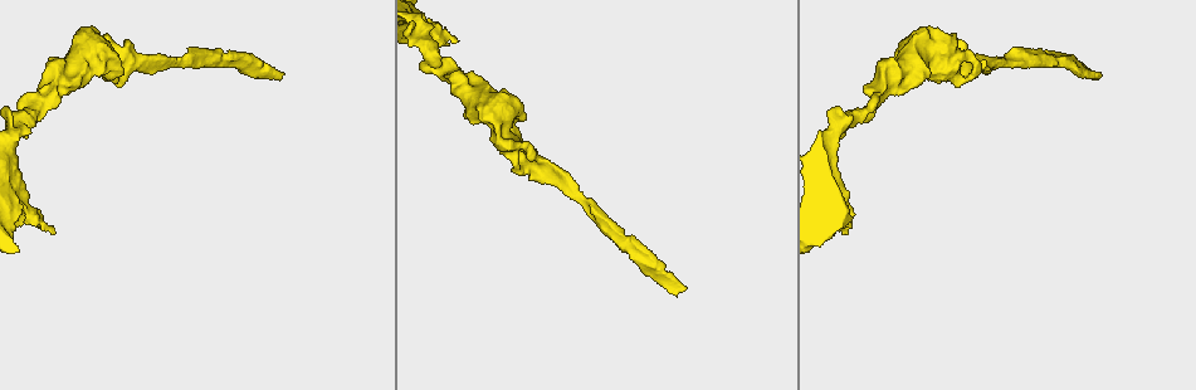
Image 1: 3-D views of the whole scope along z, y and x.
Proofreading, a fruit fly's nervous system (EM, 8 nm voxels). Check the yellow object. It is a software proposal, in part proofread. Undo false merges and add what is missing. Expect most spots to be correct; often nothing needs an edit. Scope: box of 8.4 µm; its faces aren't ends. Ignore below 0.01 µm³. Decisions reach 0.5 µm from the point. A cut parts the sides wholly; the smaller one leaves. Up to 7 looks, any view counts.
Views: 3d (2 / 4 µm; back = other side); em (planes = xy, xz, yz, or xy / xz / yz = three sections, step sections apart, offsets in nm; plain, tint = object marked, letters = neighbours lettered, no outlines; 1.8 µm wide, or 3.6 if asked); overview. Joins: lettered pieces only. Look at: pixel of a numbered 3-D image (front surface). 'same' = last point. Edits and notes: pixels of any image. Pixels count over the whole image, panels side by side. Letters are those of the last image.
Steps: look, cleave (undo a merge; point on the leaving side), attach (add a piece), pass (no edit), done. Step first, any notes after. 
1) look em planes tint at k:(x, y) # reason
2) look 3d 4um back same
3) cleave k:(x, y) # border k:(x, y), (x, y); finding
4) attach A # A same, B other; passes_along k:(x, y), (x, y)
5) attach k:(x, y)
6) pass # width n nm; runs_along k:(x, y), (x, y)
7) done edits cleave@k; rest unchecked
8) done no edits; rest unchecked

look em 3.6um planes letters at 1:(945, 51) # two arms at a narrow angle

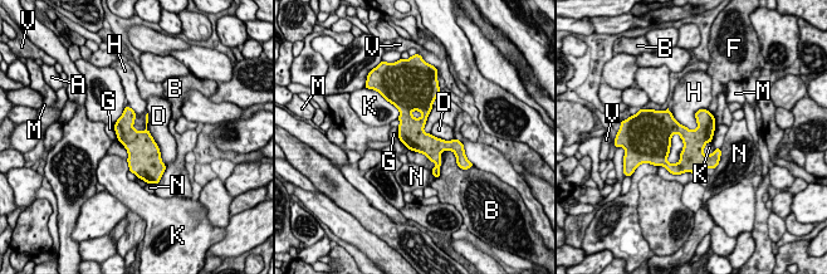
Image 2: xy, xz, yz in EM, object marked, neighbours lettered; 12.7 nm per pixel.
pass # A other, B other, D other, F other, G other, H other, K other, M other, N other, V other; border 2:(668, 108), (691, 130), (706, 109); continuous, no second cell

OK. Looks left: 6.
look 3d 4um at 1:(841, 234) # branch stops here

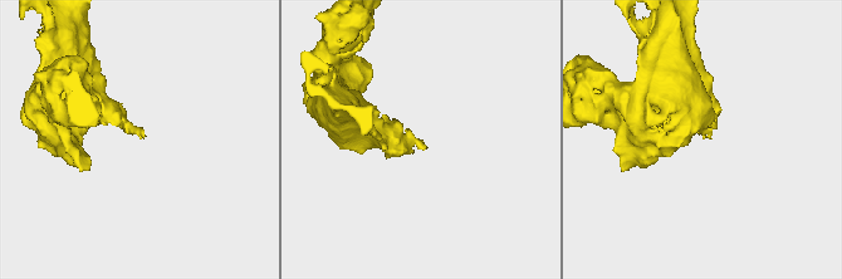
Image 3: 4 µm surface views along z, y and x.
look em planes letters at 3:(421, 139)

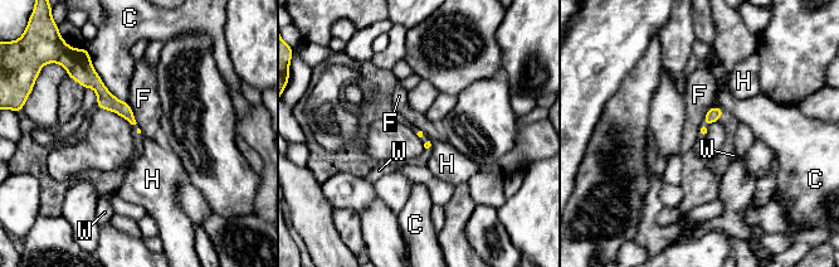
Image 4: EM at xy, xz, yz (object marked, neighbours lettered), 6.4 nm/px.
pass # C other, F other, H other, W other; border 4:(127, 103), (137, 122); none of them fits

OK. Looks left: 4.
look 3d 4um back at 1:(19, 126) # a fork

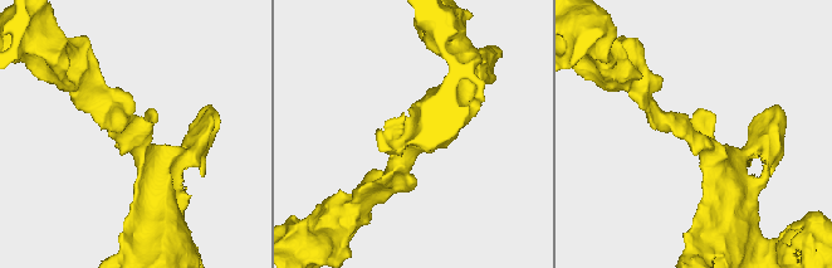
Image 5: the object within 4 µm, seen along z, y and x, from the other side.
look em 3.6um planes letters at 5:(698, 140) # need the tissue

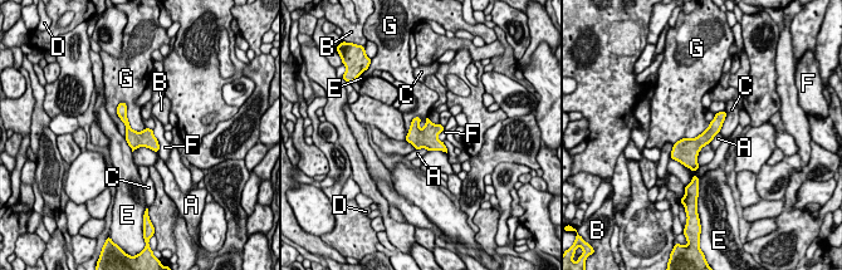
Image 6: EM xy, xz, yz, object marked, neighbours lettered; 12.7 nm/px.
pass # A other, B other, C other, D other, E other, F other, G other; all the same cell

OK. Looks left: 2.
done no edits; rest unchecked

